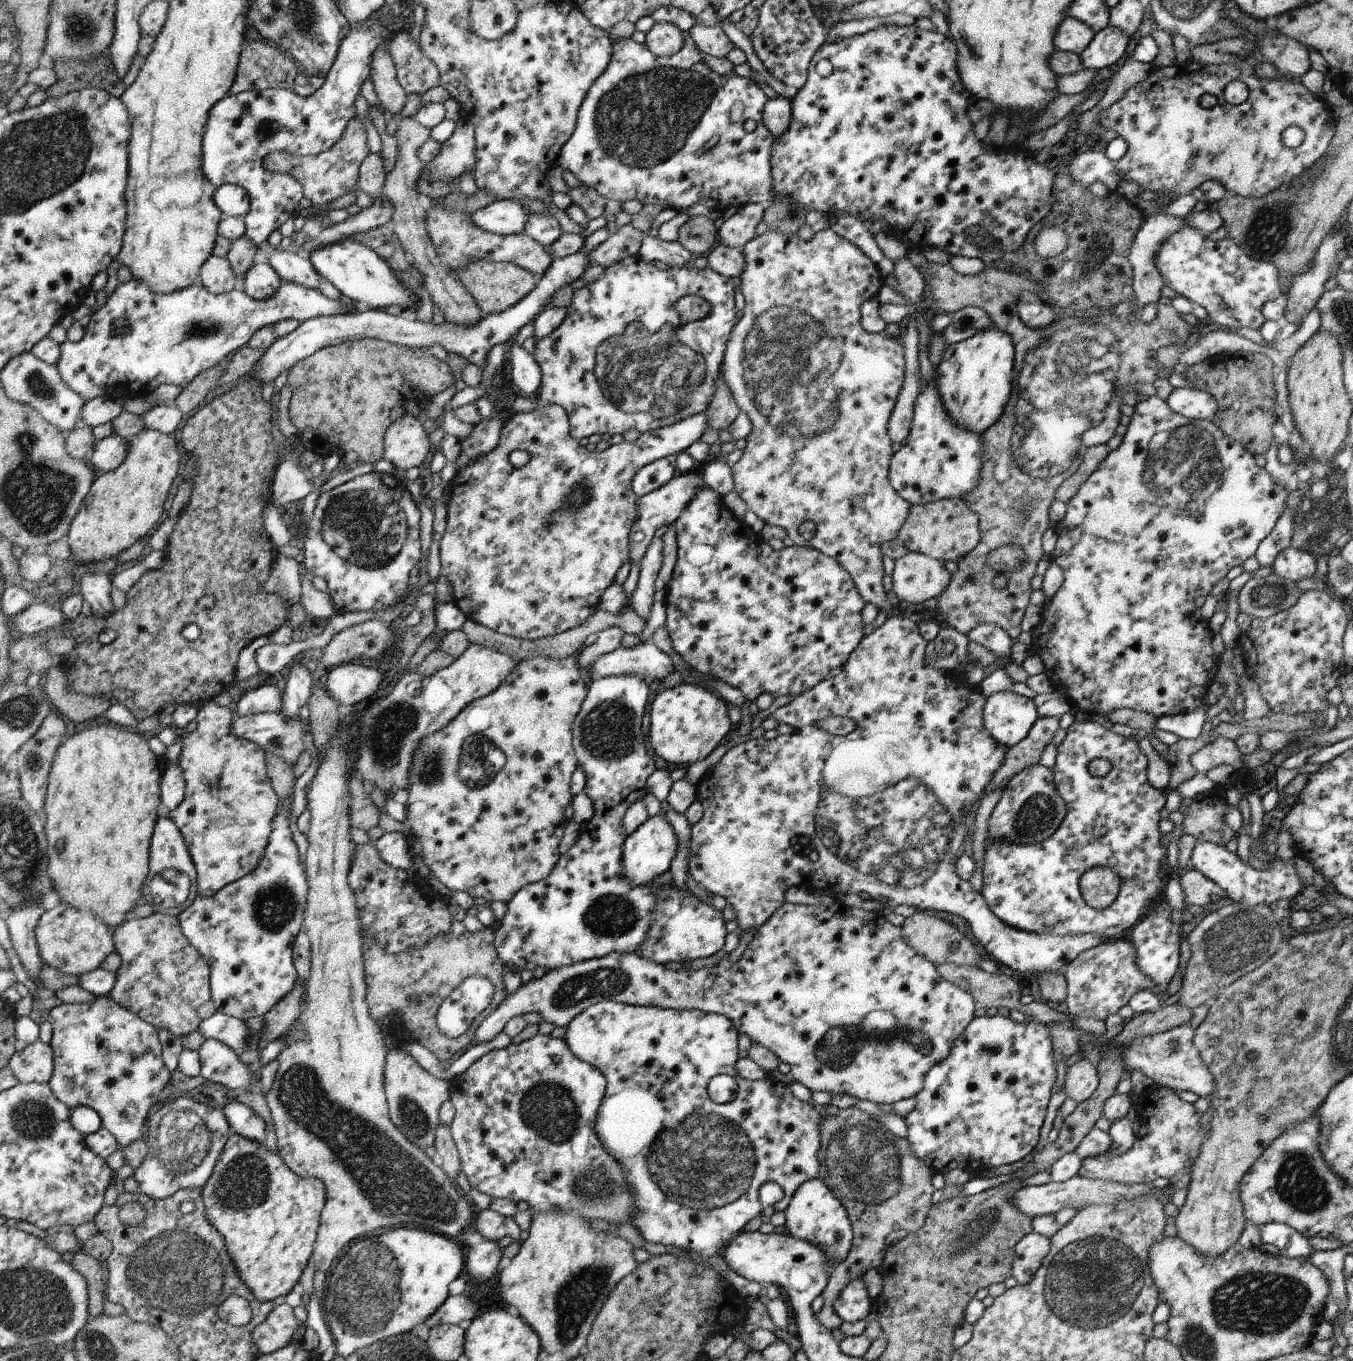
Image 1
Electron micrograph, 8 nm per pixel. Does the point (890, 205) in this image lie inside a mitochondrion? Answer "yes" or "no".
no

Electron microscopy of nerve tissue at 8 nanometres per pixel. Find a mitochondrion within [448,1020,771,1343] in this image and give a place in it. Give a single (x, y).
(709, 1163)

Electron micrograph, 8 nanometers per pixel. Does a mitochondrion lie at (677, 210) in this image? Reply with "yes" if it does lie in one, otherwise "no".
no

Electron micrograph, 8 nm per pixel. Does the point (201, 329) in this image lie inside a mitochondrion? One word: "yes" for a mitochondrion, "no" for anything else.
yes

